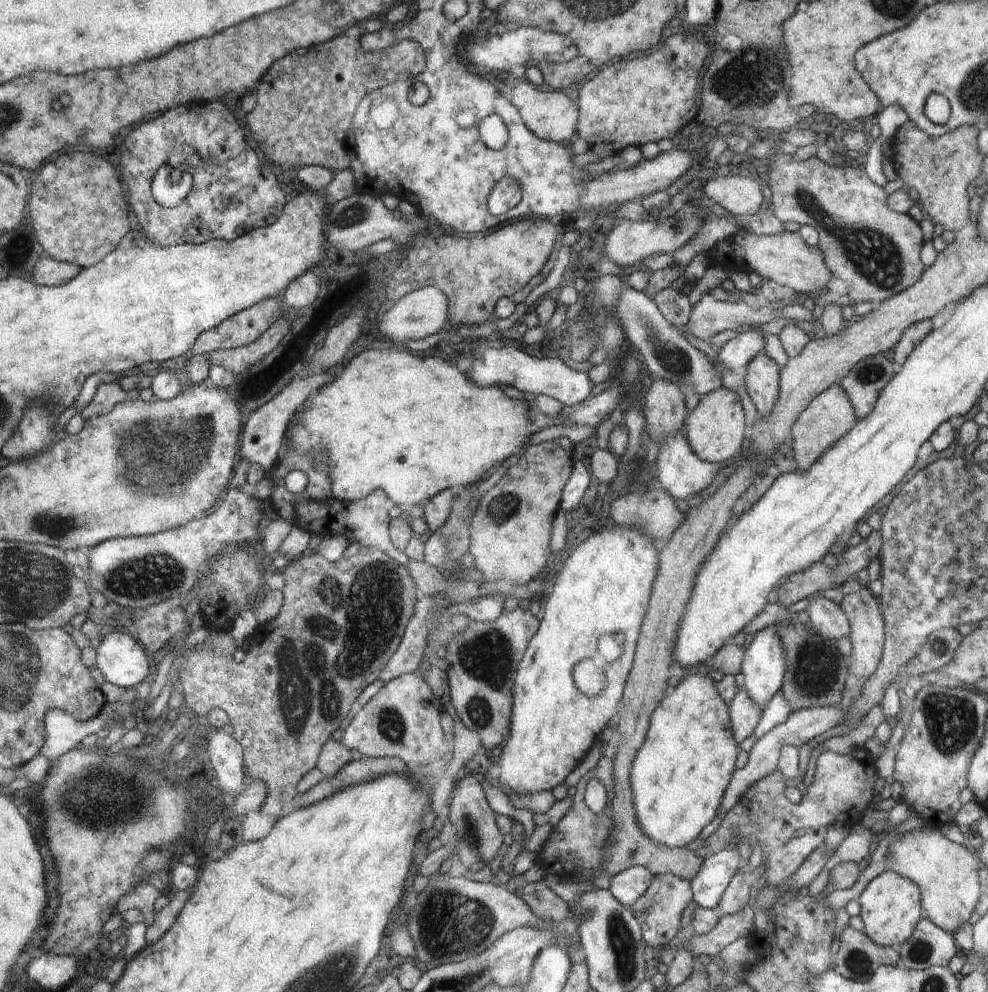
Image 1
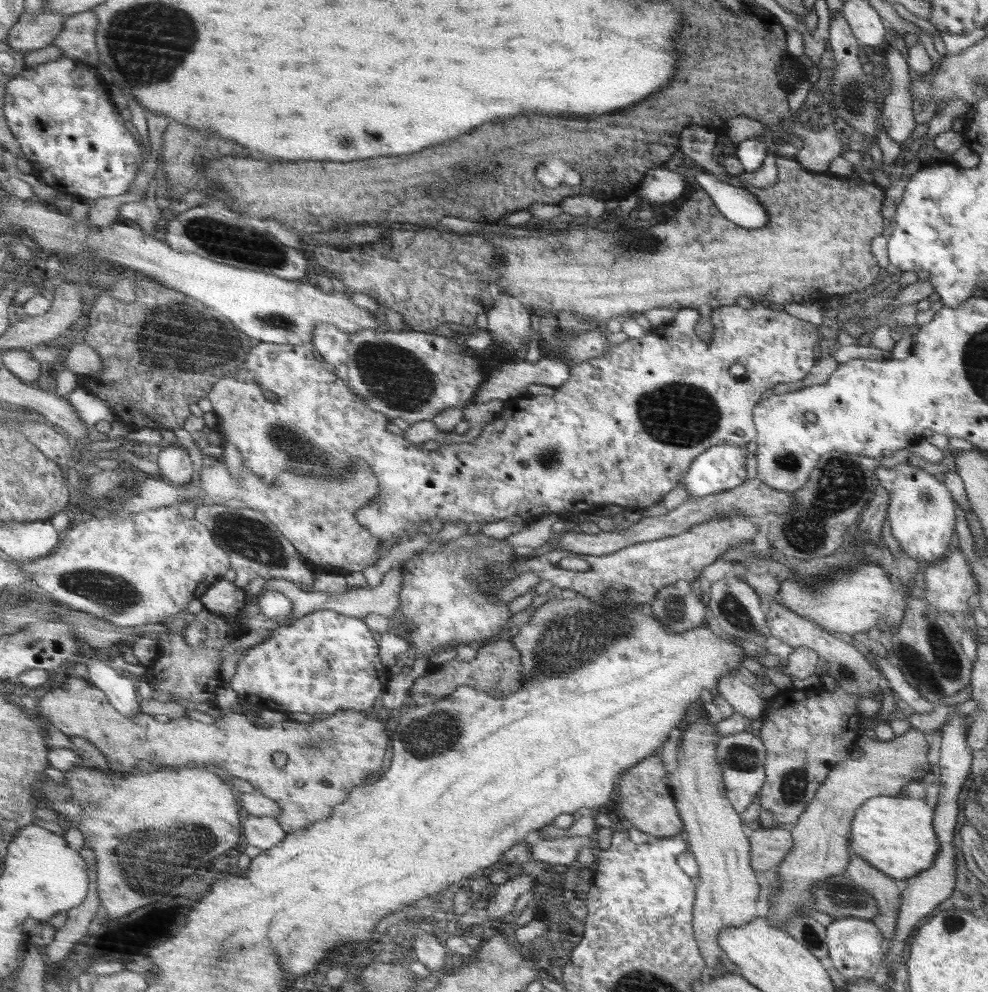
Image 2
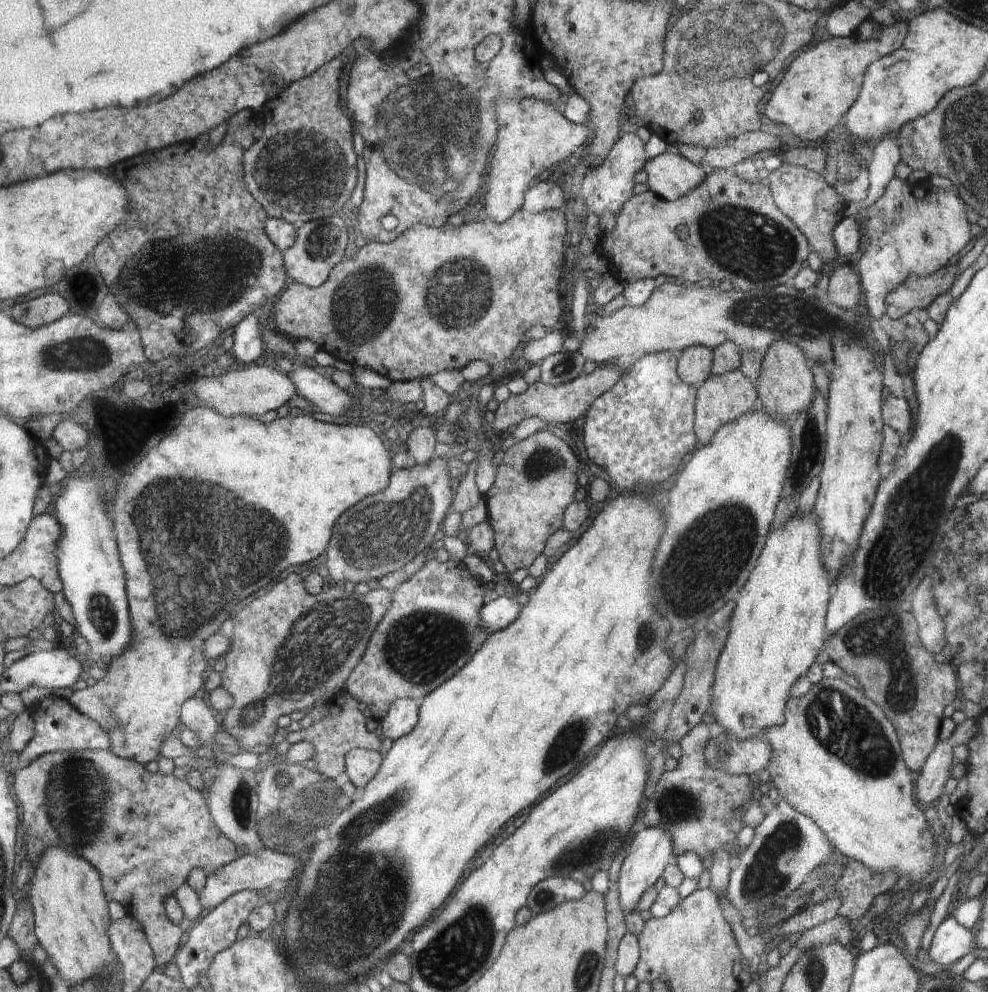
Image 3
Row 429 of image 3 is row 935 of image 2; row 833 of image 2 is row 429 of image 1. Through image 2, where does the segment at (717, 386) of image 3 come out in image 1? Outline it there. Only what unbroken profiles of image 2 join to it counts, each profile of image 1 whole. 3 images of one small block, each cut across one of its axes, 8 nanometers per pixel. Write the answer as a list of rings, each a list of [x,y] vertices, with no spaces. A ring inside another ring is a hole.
[[[725,387],[703,395],[696,408],[690,411],[684,434],[694,454],[706,462],[724,465],[724,460],[732,459],[732,456],[737,458],[736,452],[740,452],[744,440],[744,414],[739,395]]]

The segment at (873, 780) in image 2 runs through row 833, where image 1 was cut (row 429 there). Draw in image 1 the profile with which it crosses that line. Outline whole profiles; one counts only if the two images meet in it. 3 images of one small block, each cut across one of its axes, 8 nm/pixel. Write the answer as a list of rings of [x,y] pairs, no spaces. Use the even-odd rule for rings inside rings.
[[[834,384],[827,388],[824,393],[818,394],[816,398],[806,407],[804,413],[798,418],[793,428],[794,458],[799,471],[806,471],[814,465],[838,440],[849,433],[850,429],[857,424],[857,411],[853,403],[846,396],[845,389]]]

